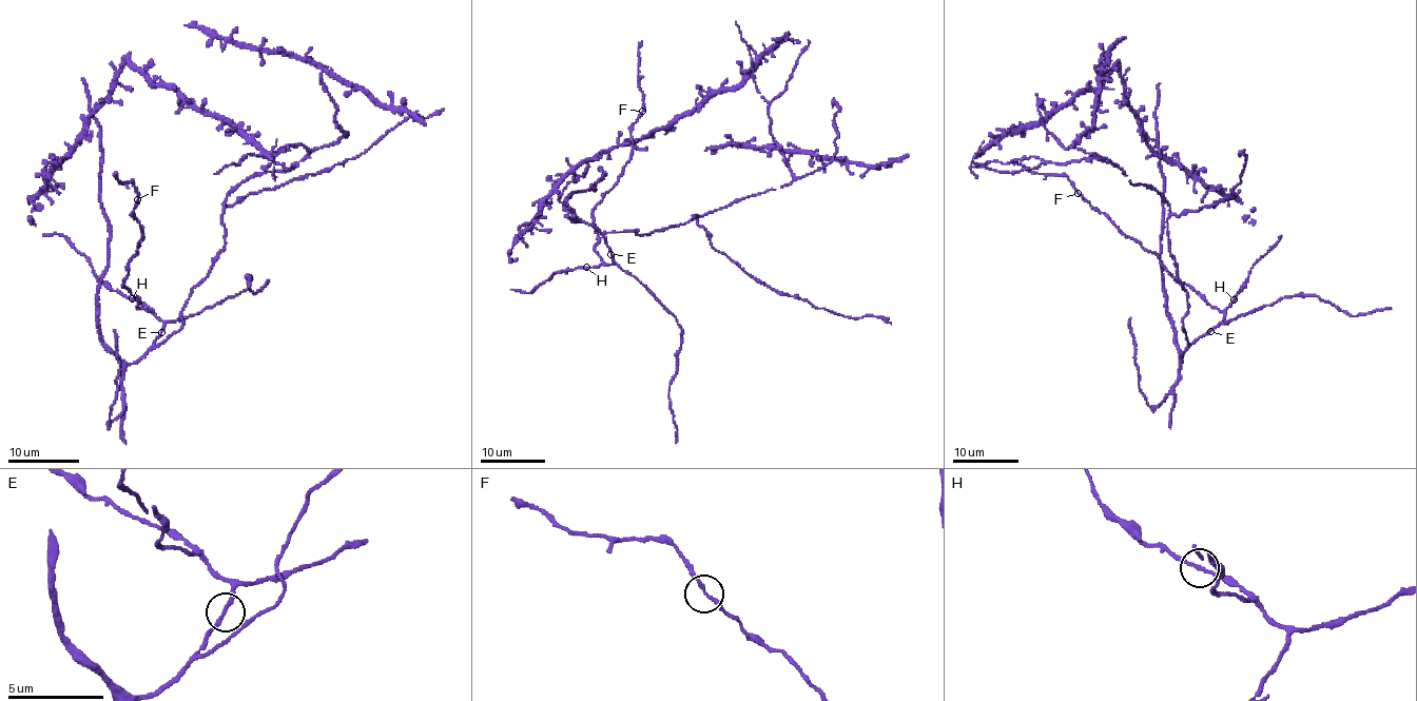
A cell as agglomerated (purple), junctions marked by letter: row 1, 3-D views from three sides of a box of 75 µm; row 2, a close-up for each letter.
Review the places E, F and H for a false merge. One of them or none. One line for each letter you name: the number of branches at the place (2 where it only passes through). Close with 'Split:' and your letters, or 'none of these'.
Split: none of these

